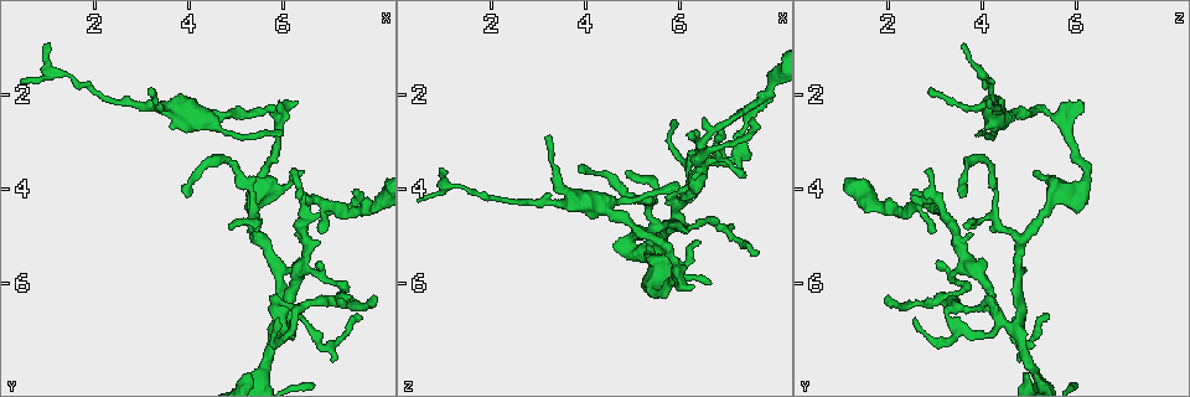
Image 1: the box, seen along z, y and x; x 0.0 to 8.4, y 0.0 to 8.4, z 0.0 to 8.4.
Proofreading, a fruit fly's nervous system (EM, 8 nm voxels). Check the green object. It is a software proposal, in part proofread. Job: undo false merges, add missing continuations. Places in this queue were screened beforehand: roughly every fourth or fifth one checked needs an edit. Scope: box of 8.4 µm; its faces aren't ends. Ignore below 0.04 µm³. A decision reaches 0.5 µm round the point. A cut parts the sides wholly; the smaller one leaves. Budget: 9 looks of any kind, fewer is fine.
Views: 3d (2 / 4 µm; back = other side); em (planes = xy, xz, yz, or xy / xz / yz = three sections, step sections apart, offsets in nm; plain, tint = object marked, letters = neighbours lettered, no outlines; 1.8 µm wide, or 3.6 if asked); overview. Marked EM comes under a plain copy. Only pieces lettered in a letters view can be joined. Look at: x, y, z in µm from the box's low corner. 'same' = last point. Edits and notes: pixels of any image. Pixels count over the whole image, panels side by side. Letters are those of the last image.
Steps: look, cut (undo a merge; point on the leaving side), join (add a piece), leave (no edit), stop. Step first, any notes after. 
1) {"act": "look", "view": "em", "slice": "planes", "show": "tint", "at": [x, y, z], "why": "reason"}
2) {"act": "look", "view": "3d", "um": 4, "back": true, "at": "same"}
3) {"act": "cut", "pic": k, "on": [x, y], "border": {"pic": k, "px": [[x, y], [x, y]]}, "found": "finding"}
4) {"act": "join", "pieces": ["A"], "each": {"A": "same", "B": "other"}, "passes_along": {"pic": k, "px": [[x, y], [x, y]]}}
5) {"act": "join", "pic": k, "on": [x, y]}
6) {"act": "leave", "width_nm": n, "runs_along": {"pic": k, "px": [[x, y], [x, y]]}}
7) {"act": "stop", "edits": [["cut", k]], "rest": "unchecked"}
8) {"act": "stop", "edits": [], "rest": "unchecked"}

{"act": "look", "view": "em", "slice": "planes", "show": "letters", "at": [7.30, 6.10, 3.60]}

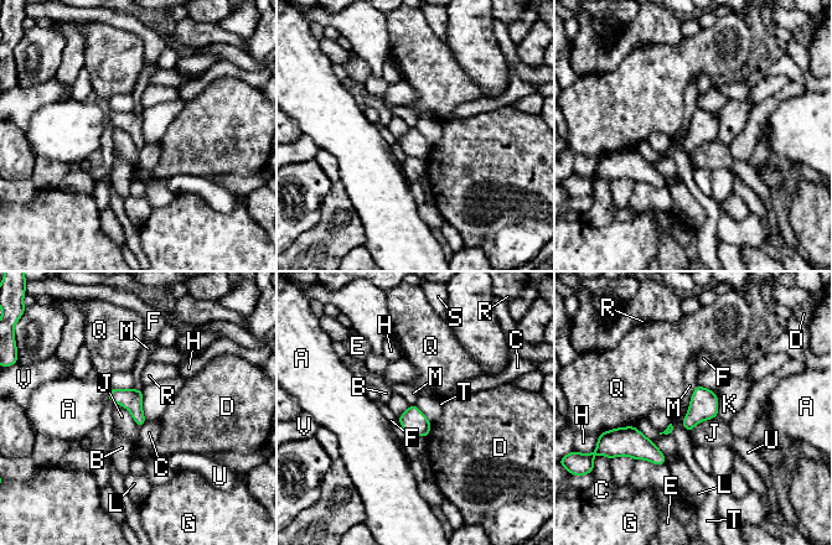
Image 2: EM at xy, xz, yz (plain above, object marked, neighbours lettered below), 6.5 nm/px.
{"act": "leave", "longest_contact_nm": ["J", 220], "each": {"A": "other", "B": "other", "C": "other", "D": "other", "E": "other", "F": "other", "G": "other", "H": "other", "J": "other", "K": "other", "L": "other", "M": "other", "Q": "other", "R": "other", "S": "other", "T": "other", "U": "other", "V": "other"}, "border": {"pic": 2, "px": [[141, 389], [141, 411], [146, 420]]}, "found": "continuous, no second neuron"}

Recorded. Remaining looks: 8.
{"act": "look", "view": "3d", "um": 2, "at": [5.95, 6.90, 4.75], "why": "arms part here"}

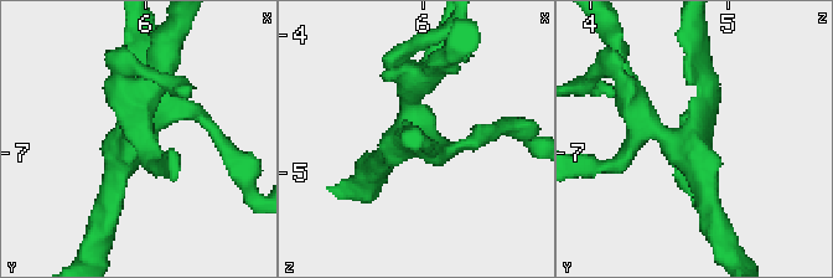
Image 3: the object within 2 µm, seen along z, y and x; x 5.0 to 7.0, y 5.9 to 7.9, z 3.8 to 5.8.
{"act": "look", "view": "em", "slice": "xy", "step": 16, "show": "tint", "at": [5.92, 6.88, 4.72]}

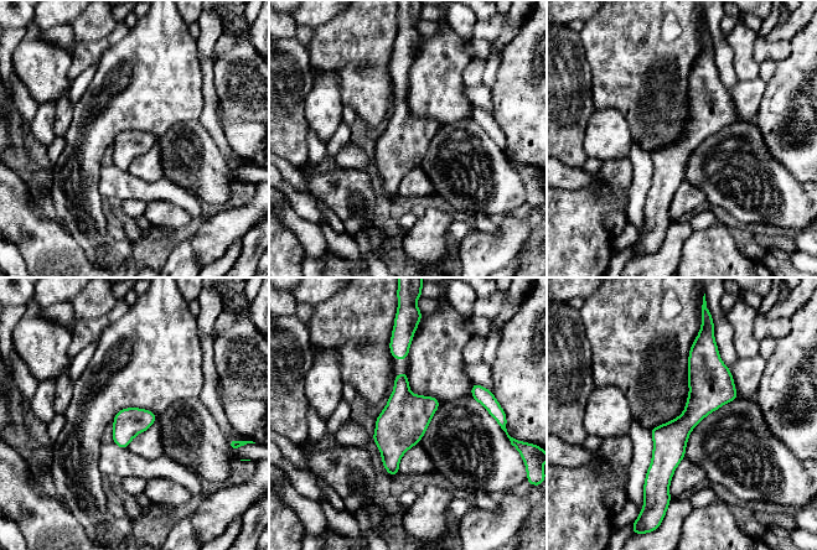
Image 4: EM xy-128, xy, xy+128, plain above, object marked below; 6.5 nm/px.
{"act": "look", "view": "em", "slice": "planes", "show": "letters", "at": "same", "why": "another direction"}

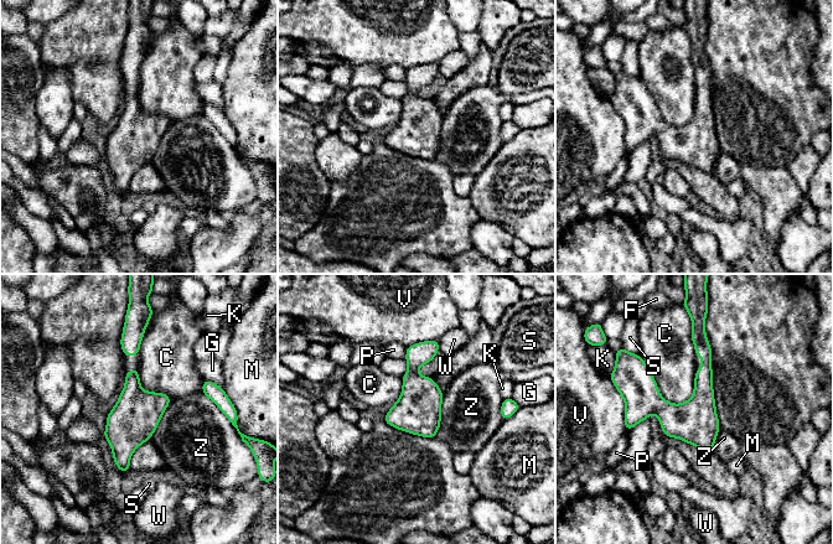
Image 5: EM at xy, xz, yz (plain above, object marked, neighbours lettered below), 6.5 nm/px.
{"act": "leave", "each": {"C": "other", "F": "other", "G": "other", "K": "other", "M": "other", "P": "other", "S": "other", "V": "other", "W": "other", "Z": "other"}, "border": {"pic": 5, "px": [[639, 355], [665, 399], [692, 397]]}, "found": "continuous, no second neuron"}

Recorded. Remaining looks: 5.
{"act": "look", "view": "3d", "um": 2, "at": [5.55, 5.05, 4.85], "why": "a fork"}

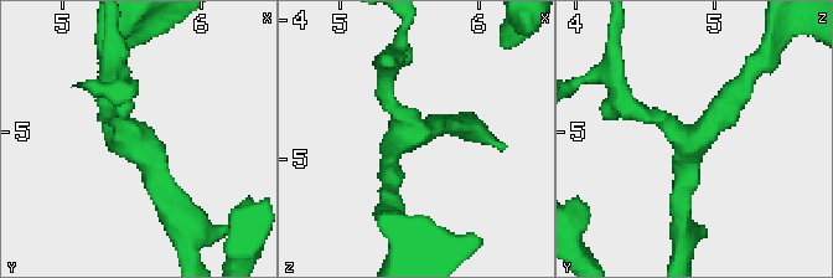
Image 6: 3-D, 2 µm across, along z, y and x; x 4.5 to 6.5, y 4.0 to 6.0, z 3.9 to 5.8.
{"act": "look", "view": "em", "slice": "planes", "show": "tint", "at": [5.48, 5.06, 4.80], "arms": 3, "arm_widths_nm": [170, 180, 200]}

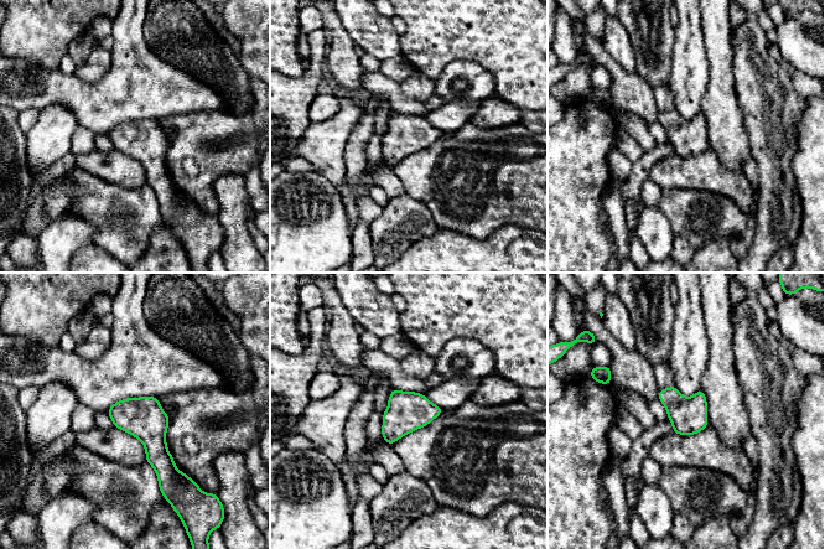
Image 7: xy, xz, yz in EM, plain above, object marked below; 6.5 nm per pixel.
{"act": "look", "view": "em", "slice": "planes", "show": "letters", "at": "same"}

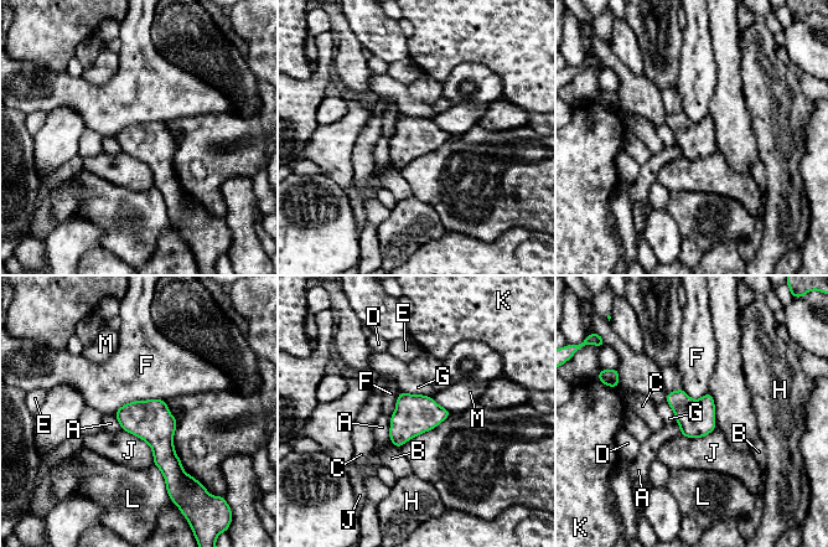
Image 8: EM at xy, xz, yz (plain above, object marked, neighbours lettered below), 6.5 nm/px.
{"act": "leave", "width_nm": 240, "each": {"A": "other", "B": "other", "C": "other", "D": "other", "E": "other", "F": "other", "G": "other", "H": "other", "J": "other", "K": "other", "L": "other", "M": "other"}, "border": {"pic": 8, "px": [[165, 400], [134, 400], [113, 414]]}, "found": "one neuron here"}

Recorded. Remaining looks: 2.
{"act": "look", "view": "em", "um": 3.6, "slice": "planes", "show": "letters", "at": [4.05, 4.10, 3.60], "why": "thin end"}

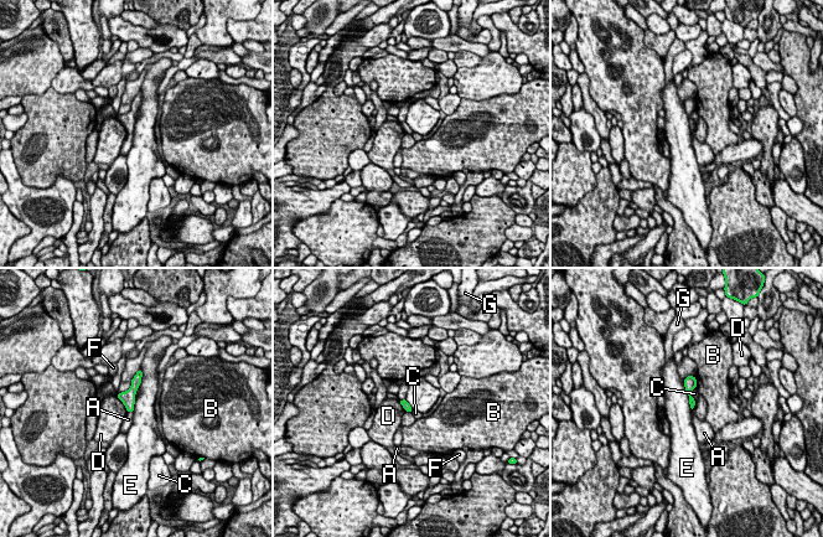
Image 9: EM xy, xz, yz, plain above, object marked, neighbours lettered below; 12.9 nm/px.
{"act": "leave", "each": {"A": "other", "B": "other", "C": "other", "D": "other", "E": "other", "F": "other", "G": "other"}, "found": "no lettered piece goes on from it"}

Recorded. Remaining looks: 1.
{"act": "stop", "edits": [], "rest": "unchecked"}

